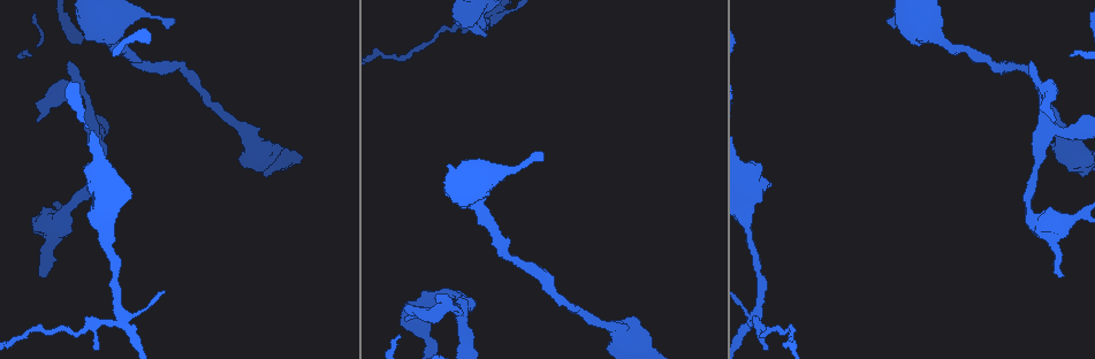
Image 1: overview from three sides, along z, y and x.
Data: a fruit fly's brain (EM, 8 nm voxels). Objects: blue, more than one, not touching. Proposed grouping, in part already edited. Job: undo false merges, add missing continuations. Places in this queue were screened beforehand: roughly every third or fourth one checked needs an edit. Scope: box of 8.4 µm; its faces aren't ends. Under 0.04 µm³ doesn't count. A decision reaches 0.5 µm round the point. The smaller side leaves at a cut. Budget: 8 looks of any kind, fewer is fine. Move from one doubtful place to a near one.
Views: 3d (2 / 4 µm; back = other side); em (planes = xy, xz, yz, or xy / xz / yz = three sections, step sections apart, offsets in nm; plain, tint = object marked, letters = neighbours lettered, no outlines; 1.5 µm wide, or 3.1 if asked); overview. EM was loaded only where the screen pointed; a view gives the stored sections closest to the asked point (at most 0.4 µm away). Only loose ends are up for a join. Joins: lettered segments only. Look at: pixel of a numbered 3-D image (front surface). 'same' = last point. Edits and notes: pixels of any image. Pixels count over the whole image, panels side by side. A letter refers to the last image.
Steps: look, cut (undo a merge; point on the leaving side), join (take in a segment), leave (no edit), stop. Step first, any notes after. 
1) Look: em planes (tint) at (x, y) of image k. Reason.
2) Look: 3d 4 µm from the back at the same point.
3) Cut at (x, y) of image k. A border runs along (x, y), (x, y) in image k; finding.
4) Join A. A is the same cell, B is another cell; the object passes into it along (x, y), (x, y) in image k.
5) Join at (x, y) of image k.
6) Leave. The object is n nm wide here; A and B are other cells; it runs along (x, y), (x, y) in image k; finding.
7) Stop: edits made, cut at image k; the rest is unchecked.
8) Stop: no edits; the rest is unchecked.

Look: em planes (letters) at (41, 275) of image 1. Branch stops here.

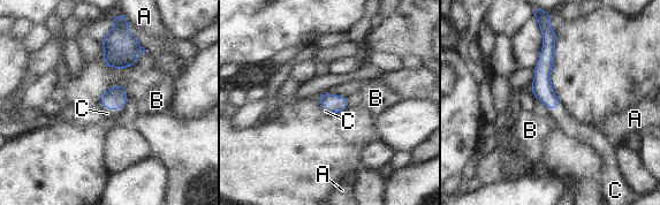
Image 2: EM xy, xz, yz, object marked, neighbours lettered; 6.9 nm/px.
Join C. C is the same cell, A and B are other cells; the object passes into it along (114, 97), (112, 109), (107, 113) in image 2; it goes on there.

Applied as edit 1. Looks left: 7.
Look: 3d 2 µm at (442, 309) of image 1. Sharp bend.

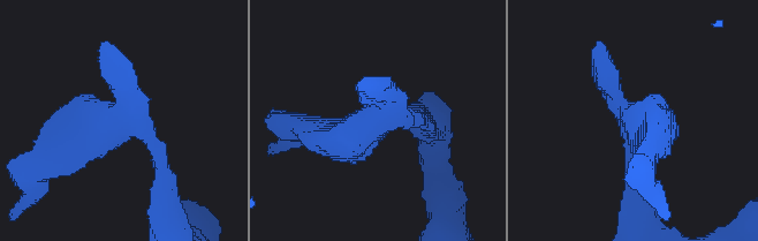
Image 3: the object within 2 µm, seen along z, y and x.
Look: em planes (plain) at (374, 127) of image 3. Need the tissue.

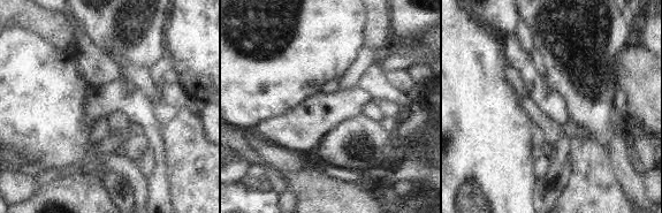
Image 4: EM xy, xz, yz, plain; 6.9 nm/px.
Look: em planes (letters) at the same point. See the neighbours.

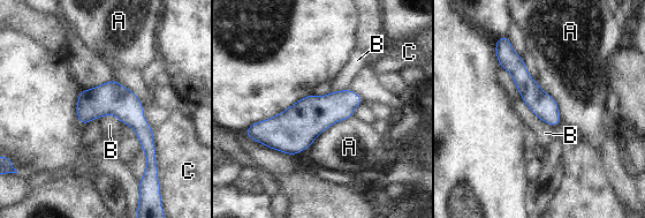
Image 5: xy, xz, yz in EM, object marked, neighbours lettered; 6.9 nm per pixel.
Leave. A, B and C are other cells; it runs along (83, 94), (115, 100), (151, 153) in image 5; one neuron here.

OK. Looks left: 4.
Look: 3d 4 µm at (886, 20) of image 1. Thin end.

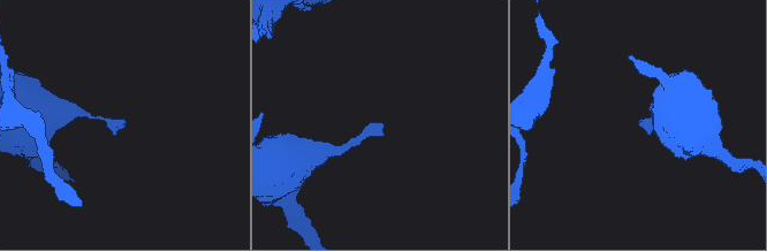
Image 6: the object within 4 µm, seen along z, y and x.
Look: em xz step 4 (letters) at (381, 125) of image 6. Shape alone is not enough.

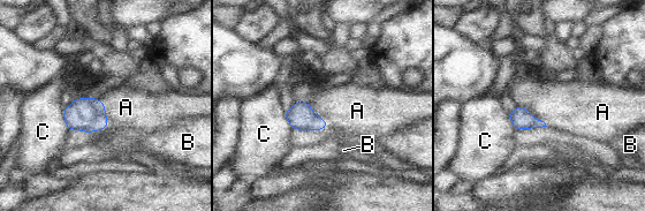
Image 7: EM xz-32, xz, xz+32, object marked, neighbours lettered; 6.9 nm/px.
Leave. The longest contact is with A, 300 nm; A, B and C are other cells; a border runs along (295, 100), (305, 100), (328, 127) in image 7; none of them fits.

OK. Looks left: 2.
Stop: edits made, join at image 2; the rest is unchecked.

